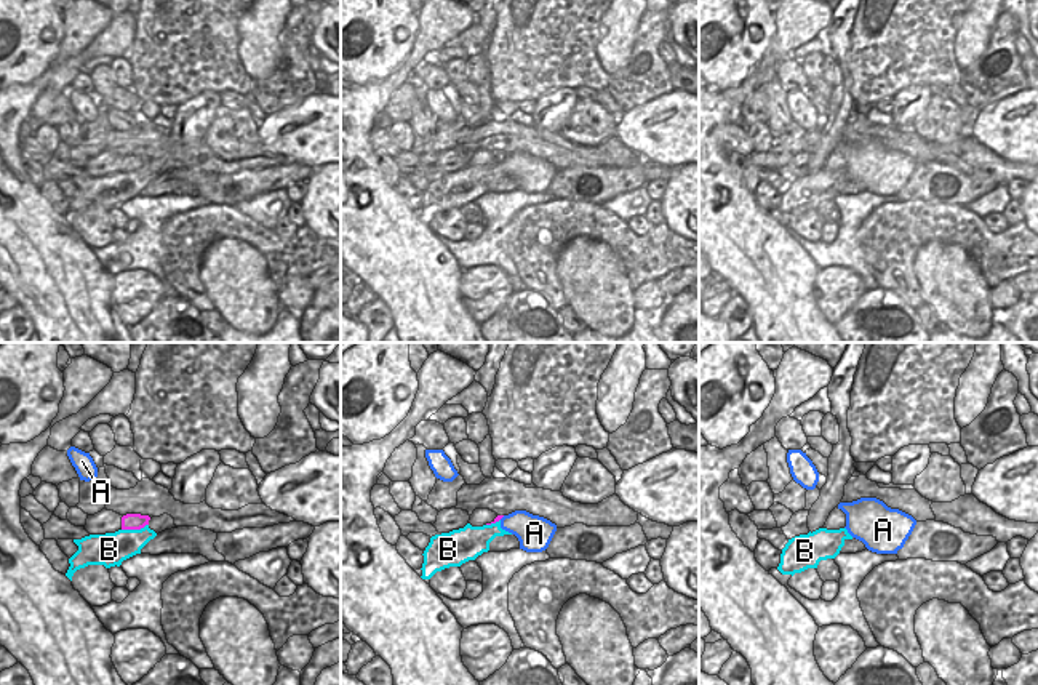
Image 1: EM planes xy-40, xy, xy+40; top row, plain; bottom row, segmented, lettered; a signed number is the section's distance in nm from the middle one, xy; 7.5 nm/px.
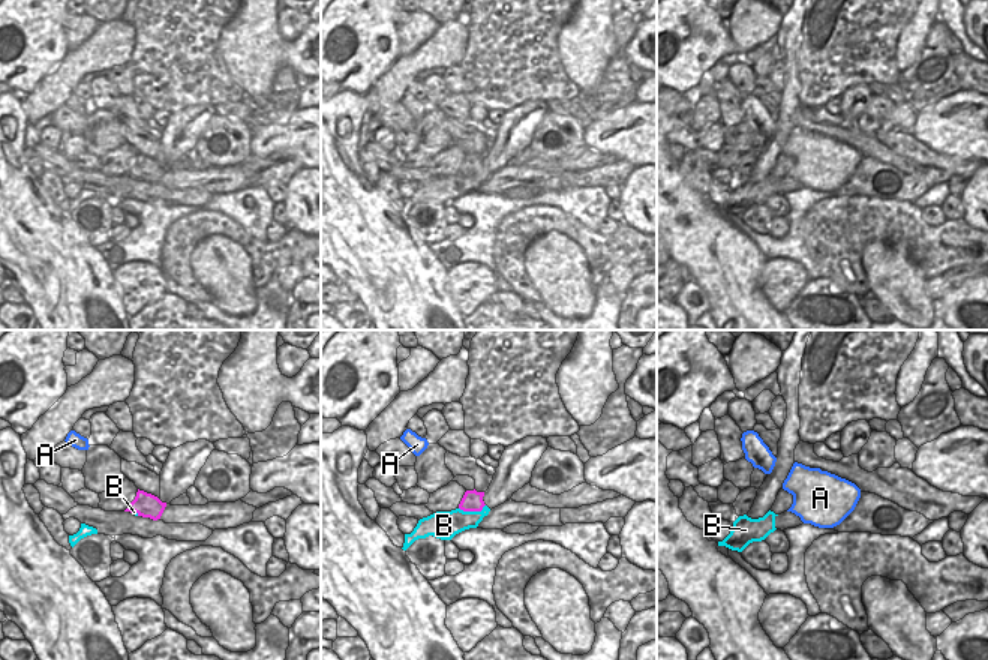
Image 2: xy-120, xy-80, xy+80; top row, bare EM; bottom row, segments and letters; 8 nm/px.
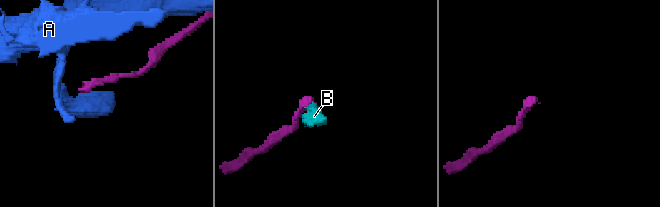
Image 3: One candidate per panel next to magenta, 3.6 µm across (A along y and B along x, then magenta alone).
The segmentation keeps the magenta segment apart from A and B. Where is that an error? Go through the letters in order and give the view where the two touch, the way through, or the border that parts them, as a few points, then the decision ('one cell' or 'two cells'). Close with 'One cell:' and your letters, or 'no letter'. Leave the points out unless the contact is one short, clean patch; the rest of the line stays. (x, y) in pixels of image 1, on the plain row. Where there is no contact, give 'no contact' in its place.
A: contact in xy; border xy (504, 157), (499, 160); two cells
B: contact in xy-40; border xy-40 (147, 165), (139, 170), (122, 172); two cells
One cell: no letter

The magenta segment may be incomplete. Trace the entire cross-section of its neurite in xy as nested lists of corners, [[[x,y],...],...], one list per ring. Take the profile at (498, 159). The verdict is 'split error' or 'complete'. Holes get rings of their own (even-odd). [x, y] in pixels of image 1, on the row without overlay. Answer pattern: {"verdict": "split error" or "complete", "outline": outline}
{"verdict": "split error", "outline": [[[475,150],[473,155],[470,157],[469,165],[472,168],[483,168],[483,166],[491,166],[496,165],[502,160],[504,157],[497,157],[496,154],[489,150]]]}

